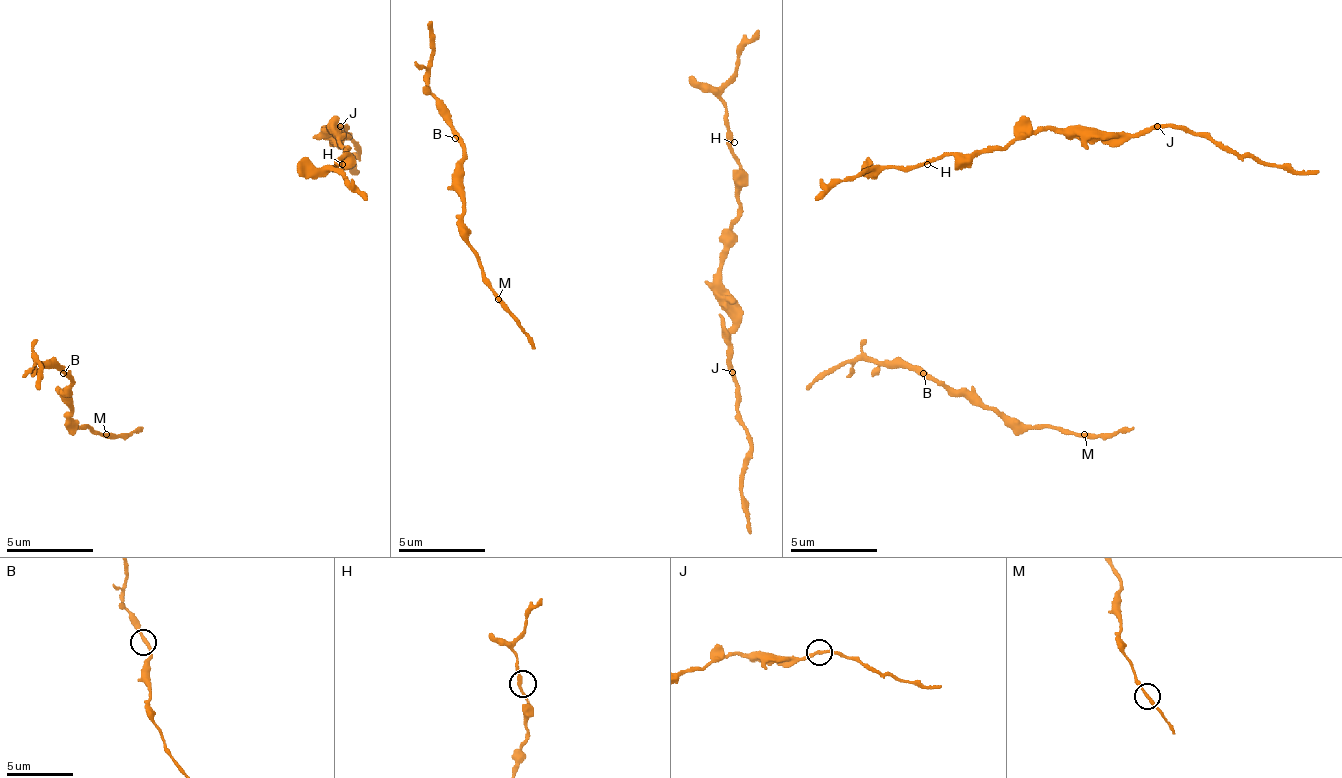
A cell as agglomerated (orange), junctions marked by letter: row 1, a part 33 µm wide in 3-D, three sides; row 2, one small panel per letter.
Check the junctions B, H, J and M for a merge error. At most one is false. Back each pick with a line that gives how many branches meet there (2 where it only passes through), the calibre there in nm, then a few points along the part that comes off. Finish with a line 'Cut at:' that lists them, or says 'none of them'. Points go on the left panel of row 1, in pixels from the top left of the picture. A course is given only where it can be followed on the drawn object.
Cut at: none of them

